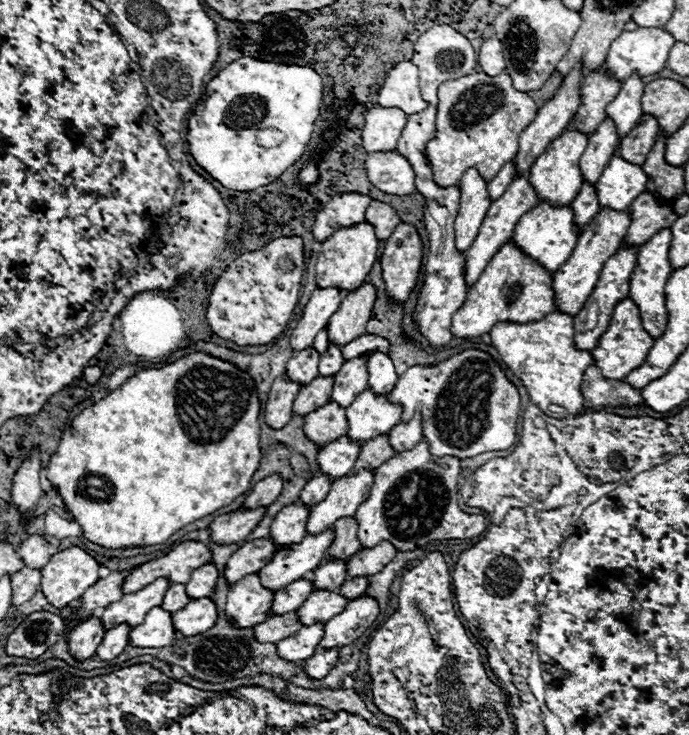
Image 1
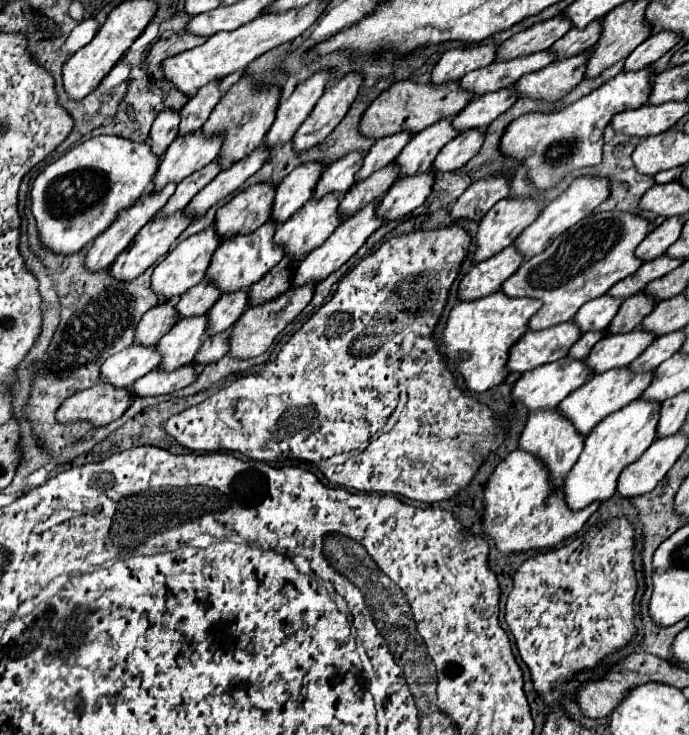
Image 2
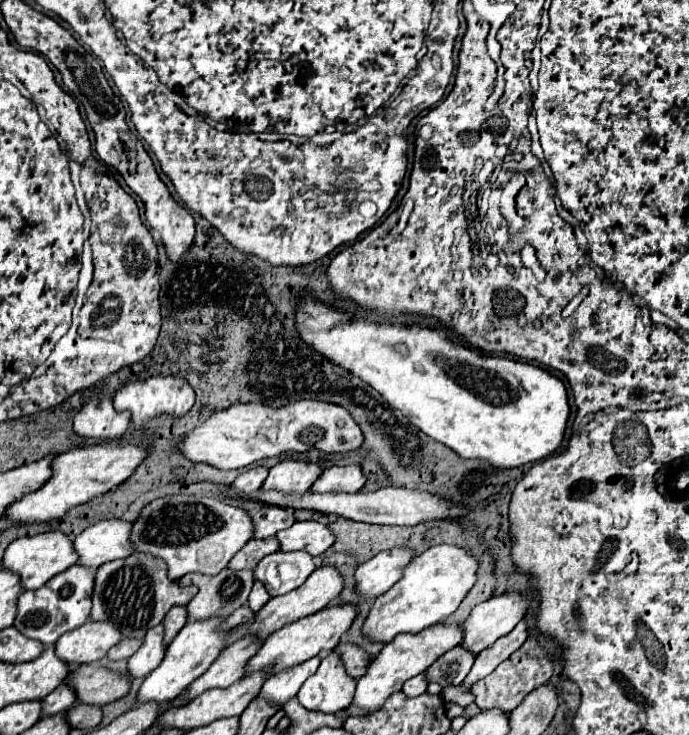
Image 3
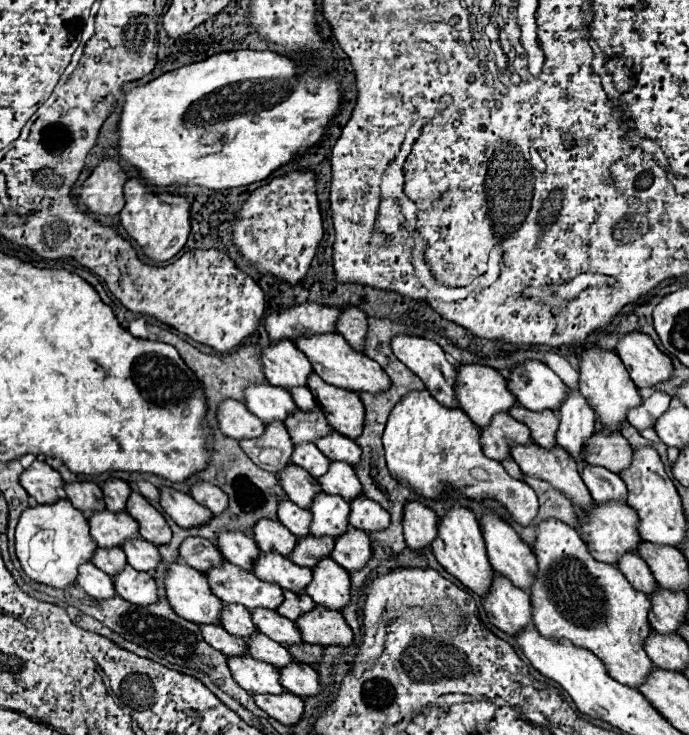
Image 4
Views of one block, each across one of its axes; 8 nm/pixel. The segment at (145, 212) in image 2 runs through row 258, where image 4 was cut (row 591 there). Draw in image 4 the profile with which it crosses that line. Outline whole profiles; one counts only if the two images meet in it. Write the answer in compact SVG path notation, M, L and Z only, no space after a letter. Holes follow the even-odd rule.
M90 562L88 564L80 564L78 568L78 576L76 576L76 584L90 596L94 598L110 598L110 596L116 596L114 592L114 586L112 586L112 578L94 568Z

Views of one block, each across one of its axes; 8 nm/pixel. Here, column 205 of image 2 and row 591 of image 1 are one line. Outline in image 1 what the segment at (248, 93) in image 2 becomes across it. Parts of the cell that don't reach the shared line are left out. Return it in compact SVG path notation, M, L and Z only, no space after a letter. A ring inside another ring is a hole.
M196 540L182 542L172 552L132 570L124 582L124 594L136 592L158 578L168 578L172 584L186 584L190 574L212 560L212 550Z

